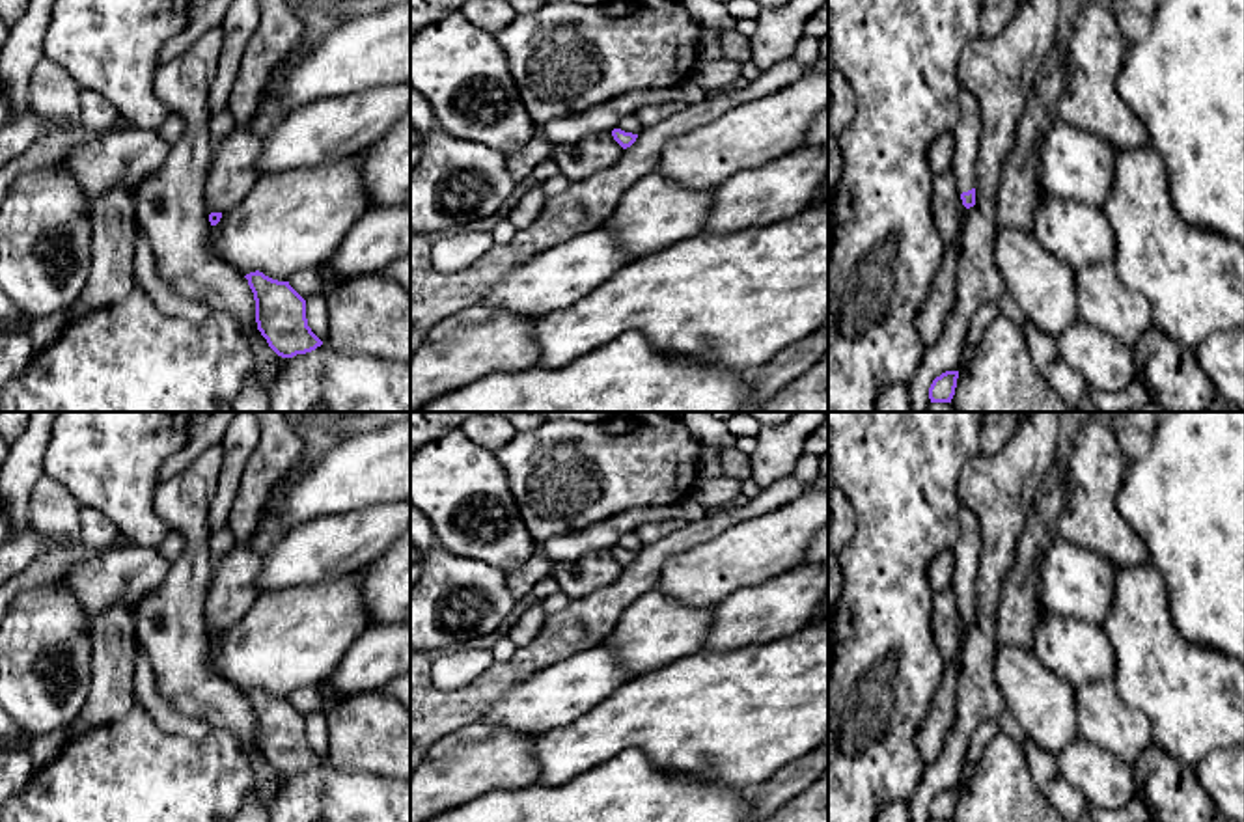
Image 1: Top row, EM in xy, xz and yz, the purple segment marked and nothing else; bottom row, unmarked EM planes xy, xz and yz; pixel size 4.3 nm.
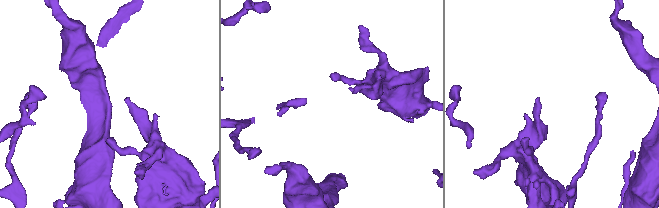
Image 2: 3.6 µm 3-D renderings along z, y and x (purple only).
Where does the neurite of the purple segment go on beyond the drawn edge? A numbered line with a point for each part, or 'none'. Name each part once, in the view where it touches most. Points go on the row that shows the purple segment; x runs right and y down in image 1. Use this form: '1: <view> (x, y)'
1: yz (967, 133)

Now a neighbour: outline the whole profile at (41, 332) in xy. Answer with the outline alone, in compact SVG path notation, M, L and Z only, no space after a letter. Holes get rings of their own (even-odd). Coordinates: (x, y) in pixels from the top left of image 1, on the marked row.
M69 309L63 313L37 319L37 321L28 321L26 332L32 339L34 352L43 350L47 345L50 345L58 337L63 324L67 322L67 313Z

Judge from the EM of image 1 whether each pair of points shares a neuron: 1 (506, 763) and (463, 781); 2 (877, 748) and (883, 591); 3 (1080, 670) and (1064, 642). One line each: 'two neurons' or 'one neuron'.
1: one neuron
2: one neuron
3: one neuron

